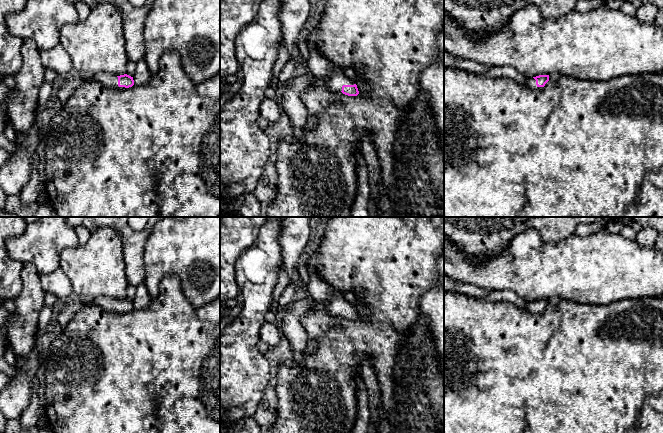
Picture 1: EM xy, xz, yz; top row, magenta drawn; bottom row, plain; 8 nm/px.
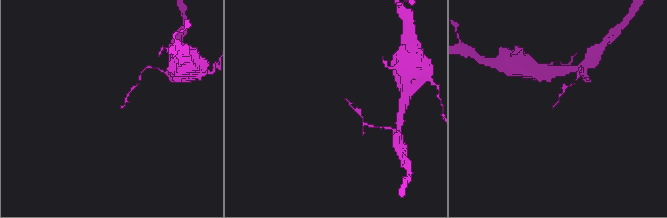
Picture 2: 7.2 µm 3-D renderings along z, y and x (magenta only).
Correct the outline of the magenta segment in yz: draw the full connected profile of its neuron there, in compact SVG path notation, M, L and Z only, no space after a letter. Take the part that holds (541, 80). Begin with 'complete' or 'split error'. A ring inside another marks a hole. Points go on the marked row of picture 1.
split error; M539 75L527 80L525 86L529 89L539 90L549 81L549 75Z

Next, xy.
split error; M100 73L92 77L104 86L110 88L125 89L134 85L133 77L127 74L115 76L108 73Z

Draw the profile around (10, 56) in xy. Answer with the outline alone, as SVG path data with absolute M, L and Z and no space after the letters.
M0 0L0 74L15 75L22 66L21 46L23 40L12 36L7 28L5 16L21 11L28 0Z

